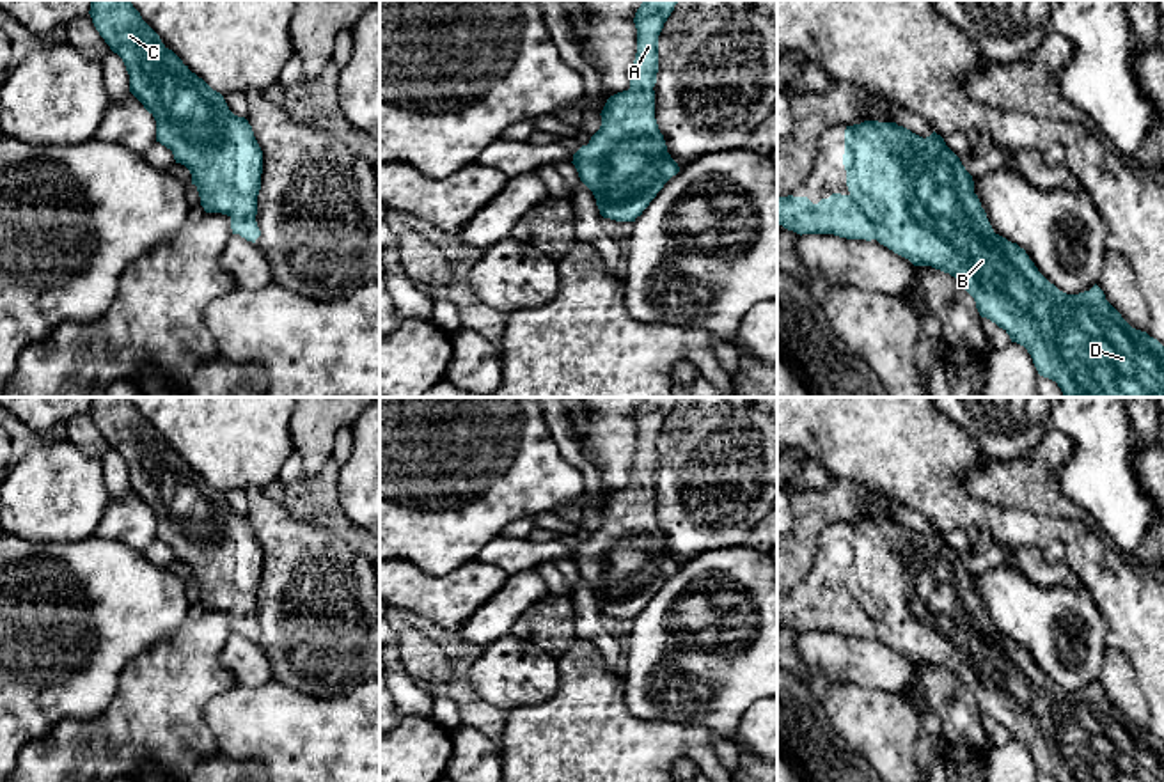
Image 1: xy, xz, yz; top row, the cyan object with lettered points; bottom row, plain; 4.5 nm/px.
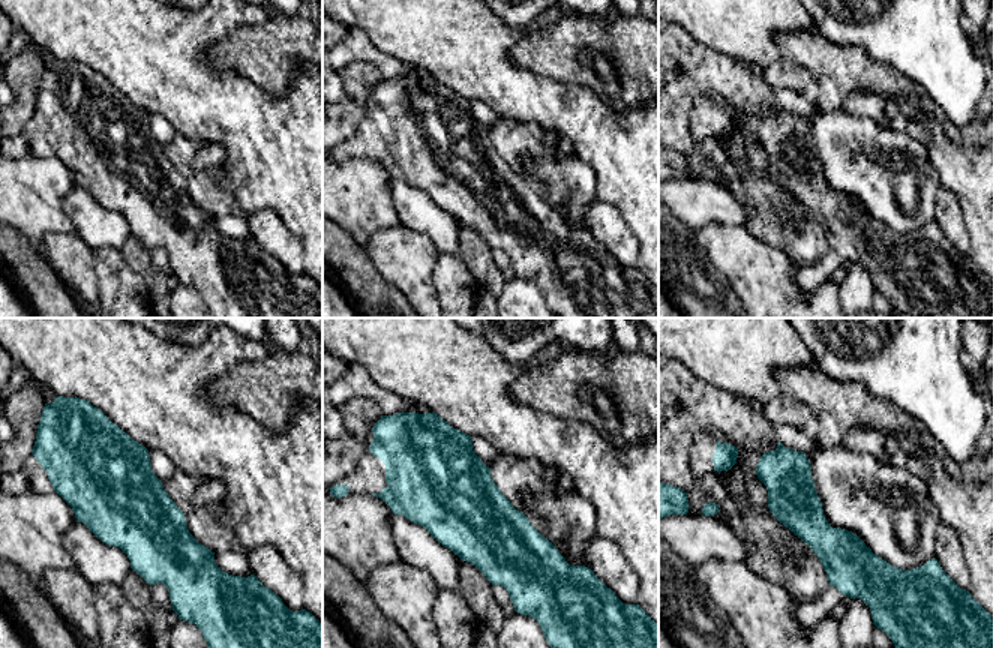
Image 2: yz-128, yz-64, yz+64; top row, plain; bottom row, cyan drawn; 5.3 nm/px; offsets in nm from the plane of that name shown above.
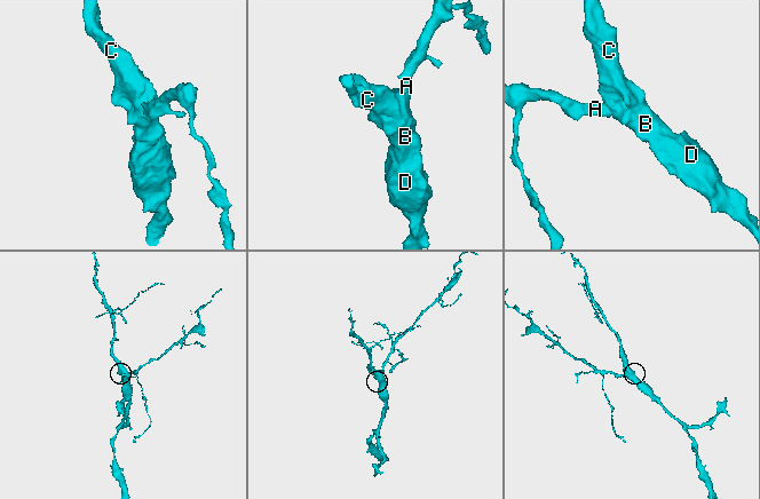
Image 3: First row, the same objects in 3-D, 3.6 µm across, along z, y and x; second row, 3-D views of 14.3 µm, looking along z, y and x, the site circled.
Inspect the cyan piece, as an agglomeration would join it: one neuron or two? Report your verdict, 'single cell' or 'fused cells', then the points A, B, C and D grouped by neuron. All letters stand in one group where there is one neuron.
single cell; A B C D

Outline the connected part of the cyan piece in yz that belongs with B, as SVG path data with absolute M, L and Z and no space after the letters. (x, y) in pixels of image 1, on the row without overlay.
M864 518L861 521L846 523L843 562L846 567L846 583L850 589L848 592L832 590L829 596L822 596L818 601L813 601L807 594L777 594L777 622L783 622L784 626L793 628L800 633L834 631L846 637L877 637L894 651L908 656L914 663L932 663L935 667L949 670L974 695L979 713L1003 725L1010 732L1011 739L1024 743L1031 752L1038 771L1056 778L1058 782L1164 782L1164 743L1146 729L1132 725L1105 697L1104 688L1097 681L1089 688L1066 692L1038 669L1024 645L995 631L978 592L974 590L972 573L965 567L960 555L946 543L940 532L933 528L930 534L923 536L910 527L898 523L896 520L878 518Z

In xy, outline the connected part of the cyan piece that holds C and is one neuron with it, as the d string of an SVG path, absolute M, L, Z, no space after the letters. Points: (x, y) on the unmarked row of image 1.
M90 397L92 420L117 450L130 472L130 489L156 518L156 539L172 548L197 583L206 610L231 615L232 631L256 640L261 628L256 619L261 587L263 548L245 514L234 512L224 493L188 466L160 433L142 417L130 397Z

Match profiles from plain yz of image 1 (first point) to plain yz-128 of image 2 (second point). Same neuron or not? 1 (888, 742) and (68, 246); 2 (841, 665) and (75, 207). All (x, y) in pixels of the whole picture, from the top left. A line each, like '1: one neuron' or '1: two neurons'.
1: one neuron
2: one neuron

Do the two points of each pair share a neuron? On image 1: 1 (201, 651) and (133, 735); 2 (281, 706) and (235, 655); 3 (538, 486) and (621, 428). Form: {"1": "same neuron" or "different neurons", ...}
{"1": "same neuron", "2": "different neurons", "3": "different neurons"}

